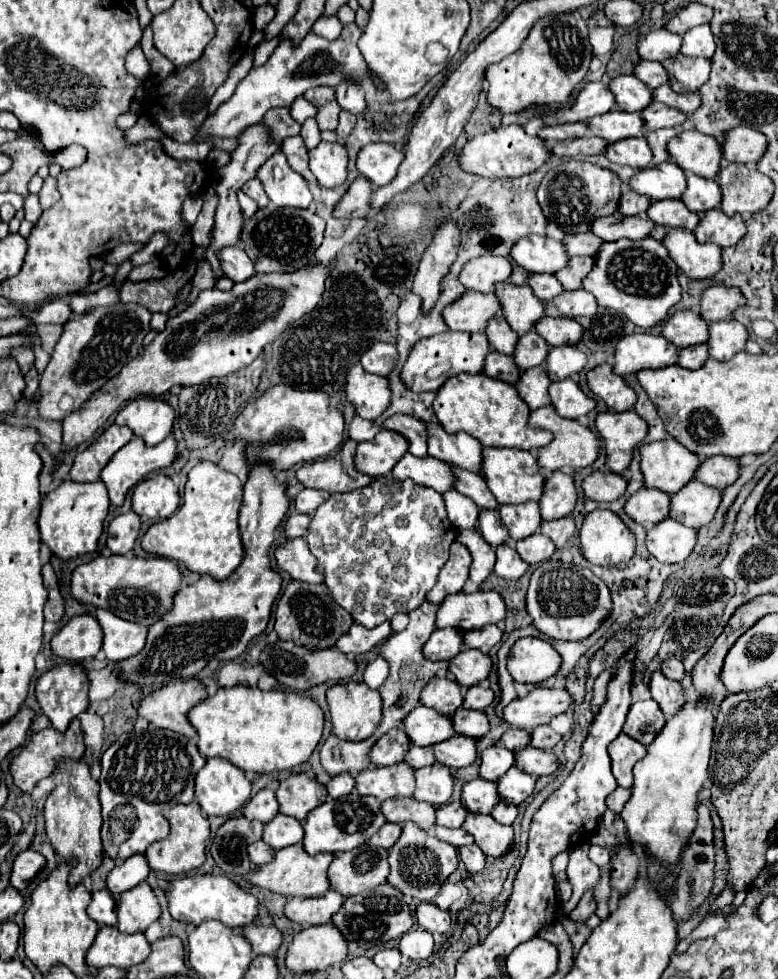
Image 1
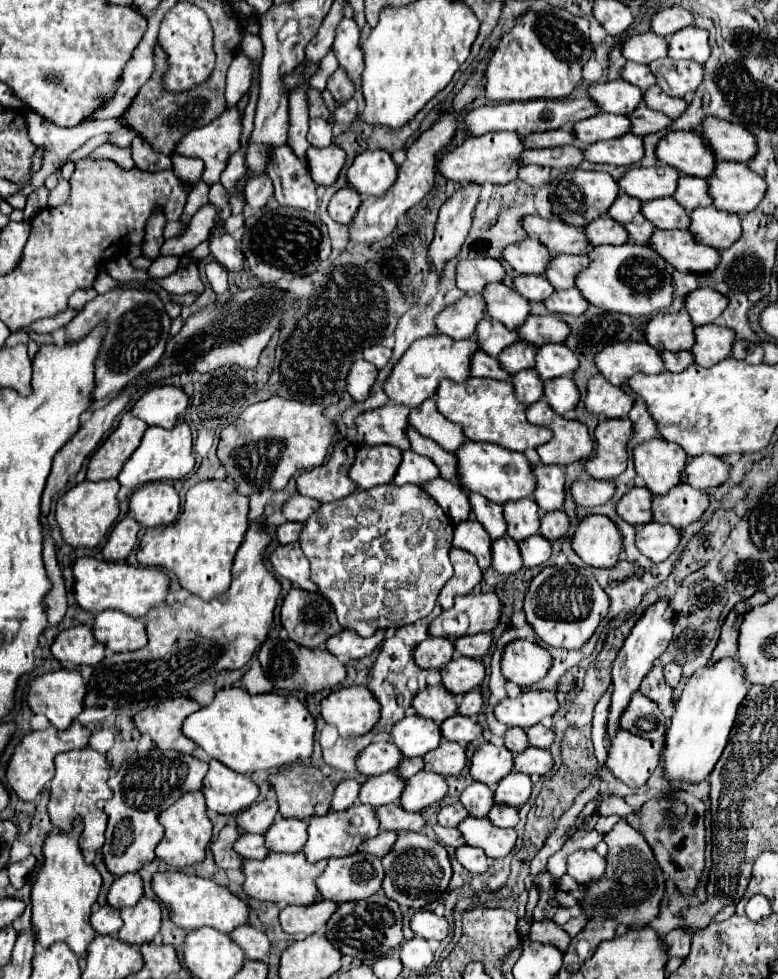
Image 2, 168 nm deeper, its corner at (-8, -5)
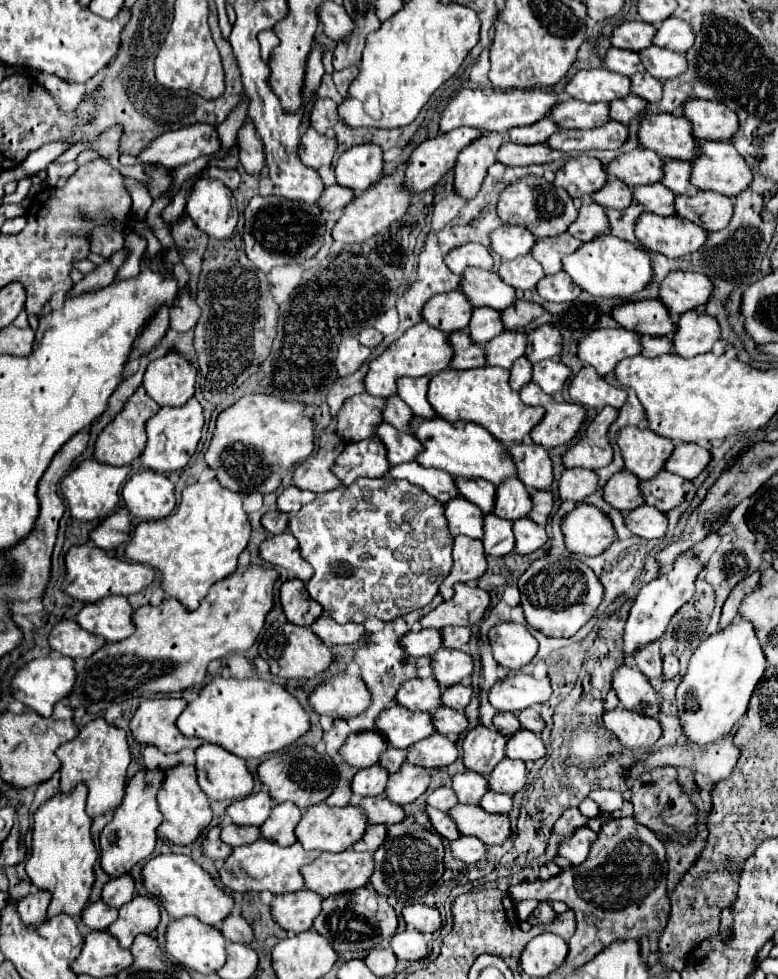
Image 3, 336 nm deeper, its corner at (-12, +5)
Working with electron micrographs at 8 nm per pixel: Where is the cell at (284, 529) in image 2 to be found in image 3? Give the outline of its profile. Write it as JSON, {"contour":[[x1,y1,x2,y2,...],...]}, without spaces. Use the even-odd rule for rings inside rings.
{"contour":[[277,510,277,512,267,512,263,514,261,518,261,524,265,526,265,530,269,534,281,534,287,530,287,524,289,524,289,514]]}

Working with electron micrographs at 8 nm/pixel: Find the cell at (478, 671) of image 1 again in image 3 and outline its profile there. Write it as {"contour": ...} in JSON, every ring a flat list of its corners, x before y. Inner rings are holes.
{"contour":[[441,648,441,650,437,650,437,654,431,656,431,666,433,666,433,674,435,674,437,682,441,684,441,688,447,688,447,686,453,686,471,676,473,658,471,658,471,654,467,654,463,650]]}

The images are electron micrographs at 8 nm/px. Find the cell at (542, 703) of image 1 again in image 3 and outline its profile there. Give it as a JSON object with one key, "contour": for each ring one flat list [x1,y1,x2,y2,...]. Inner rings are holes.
{"contour":[[515,672,491,688,489,702,499,712,519,714,523,708,547,702,549,696,551,696,551,684,547,678,537,680,531,674]]}

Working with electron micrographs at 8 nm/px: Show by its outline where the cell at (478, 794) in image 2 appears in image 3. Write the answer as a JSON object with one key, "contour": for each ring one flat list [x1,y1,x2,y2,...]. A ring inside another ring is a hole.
{"contour":[[463,772,453,778,453,790,461,804,479,804,489,790,487,778,477,772]]}

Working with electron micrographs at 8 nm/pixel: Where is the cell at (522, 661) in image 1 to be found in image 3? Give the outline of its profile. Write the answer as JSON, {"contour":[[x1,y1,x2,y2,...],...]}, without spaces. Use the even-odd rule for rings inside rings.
{"contour":[[501,622,489,632,495,660,507,670,519,670,527,666,539,652,539,642,523,624]]}

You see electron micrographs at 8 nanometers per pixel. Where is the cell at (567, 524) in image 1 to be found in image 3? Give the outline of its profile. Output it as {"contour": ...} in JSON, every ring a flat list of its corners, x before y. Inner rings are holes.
{"contour":[[533,490,531,498,533,498,533,510,529,516,539,526,545,526,549,514,551,514,551,508,553,508,553,494,549,490,543,490,543,492]]}

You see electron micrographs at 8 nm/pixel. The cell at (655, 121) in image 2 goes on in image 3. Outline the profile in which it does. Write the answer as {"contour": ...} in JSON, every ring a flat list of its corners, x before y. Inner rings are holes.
{"contour":[[629,94,629,98,623,98,621,102,611,102,609,106,613,110,613,120,617,120,621,124,629,124,635,116,645,112,647,102,643,98,639,98,637,94]]}

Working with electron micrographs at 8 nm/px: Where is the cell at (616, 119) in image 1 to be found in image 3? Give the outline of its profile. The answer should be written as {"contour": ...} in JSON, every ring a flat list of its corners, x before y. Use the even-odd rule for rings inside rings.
{"contour":[[577,100,557,104,549,116,559,128,599,128,611,120,609,104,589,104]]}

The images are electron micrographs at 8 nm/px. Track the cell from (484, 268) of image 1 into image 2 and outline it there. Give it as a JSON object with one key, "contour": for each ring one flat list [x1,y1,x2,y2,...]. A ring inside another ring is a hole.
{"contour":[[493,258,459,260,457,264,457,288,465,294,481,294,485,284,501,282,503,266]]}

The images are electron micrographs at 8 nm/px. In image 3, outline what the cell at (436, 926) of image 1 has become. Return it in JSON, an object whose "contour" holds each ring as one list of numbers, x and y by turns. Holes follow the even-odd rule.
{"contour":[[409,904,403,908,403,918,406,922,406,930,419,930,419,932,439,932,443,926,441,914,437,908,431,908,427,904]]}

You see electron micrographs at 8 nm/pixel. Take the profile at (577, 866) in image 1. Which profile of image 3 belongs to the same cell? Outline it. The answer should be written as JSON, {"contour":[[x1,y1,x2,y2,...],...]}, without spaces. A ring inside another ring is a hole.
{"contour":[[579,828,569,840,563,840,559,844,559,856,567,858,573,866,579,866,587,860,595,840,597,840,597,834,591,828]]}

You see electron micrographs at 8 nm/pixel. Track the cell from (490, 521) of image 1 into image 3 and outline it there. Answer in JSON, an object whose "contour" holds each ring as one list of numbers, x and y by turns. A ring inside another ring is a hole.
{"contour":[[457,478,457,488,463,498,469,502,477,504,483,514,491,514,495,506,495,486,491,482,483,480,467,480,467,478]]}

